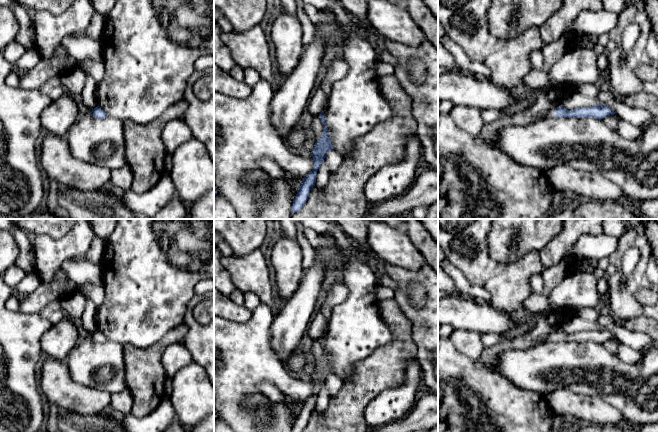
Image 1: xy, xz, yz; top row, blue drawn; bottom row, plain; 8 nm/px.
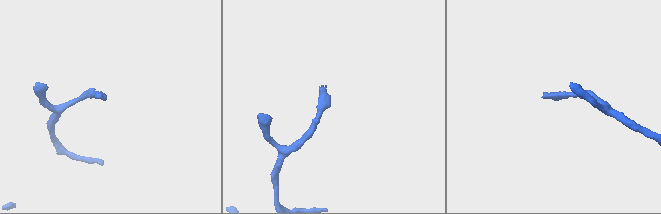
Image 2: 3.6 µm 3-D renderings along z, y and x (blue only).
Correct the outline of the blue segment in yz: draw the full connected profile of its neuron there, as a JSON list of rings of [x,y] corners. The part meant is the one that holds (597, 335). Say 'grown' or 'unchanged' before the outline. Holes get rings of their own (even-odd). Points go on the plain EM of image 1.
grown | [[[600,328],[589,331],[580,331],[576,333],[567,334],[561,330],[555,333],[549,334],[545,337],[545,342],[595,342],[604,343],[606,340],[614,339],[615,336],[607,331]]]

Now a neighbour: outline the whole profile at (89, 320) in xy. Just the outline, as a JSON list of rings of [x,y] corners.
[[[87,296],[85,297],[86,308],[84,310],[84,313],[82,314],[80,321],[85,331],[92,335],[94,332],[98,330],[96,314],[99,307],[96,306],[95,303],[90,298],[88,298]]]

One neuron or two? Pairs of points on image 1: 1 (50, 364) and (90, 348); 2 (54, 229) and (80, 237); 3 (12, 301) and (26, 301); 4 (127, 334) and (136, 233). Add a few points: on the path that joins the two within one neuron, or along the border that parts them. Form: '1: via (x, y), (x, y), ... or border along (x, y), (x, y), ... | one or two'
1: border along (64, 360), (70, 377), (74, 382) | two
2: border along (70, 229), (58, 238), (52, 238), (43, 234) | two
3: border along (21, 296), (17, 310) | two
4: via (135, 309), (135, 258) | one

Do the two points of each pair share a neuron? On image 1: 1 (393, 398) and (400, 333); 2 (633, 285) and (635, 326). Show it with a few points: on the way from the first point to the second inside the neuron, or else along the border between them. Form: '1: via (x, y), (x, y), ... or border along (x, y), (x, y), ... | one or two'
1: border along (406, 367), (402, 384), (384, 388), (373, 398) | two
2: border along (647, 316), (630, 318), (625, 322) | two

